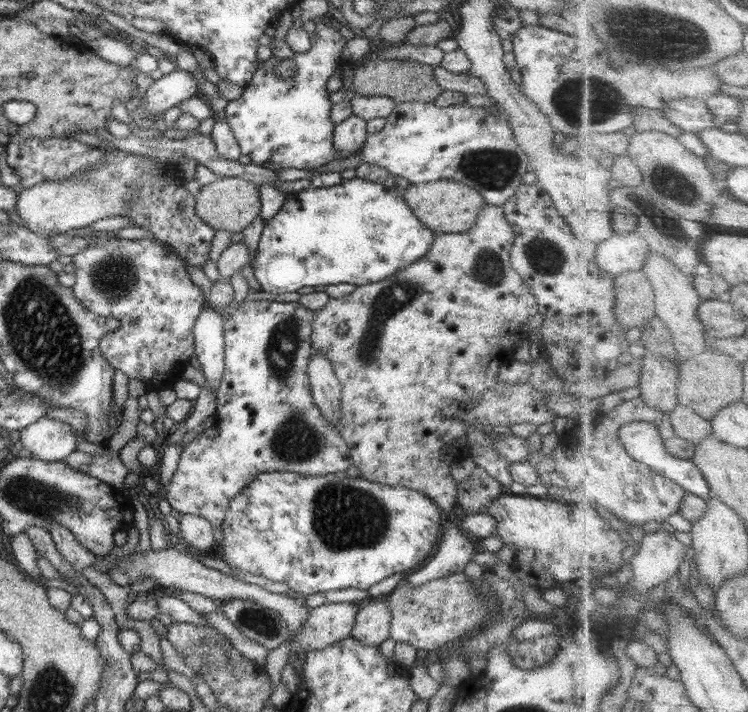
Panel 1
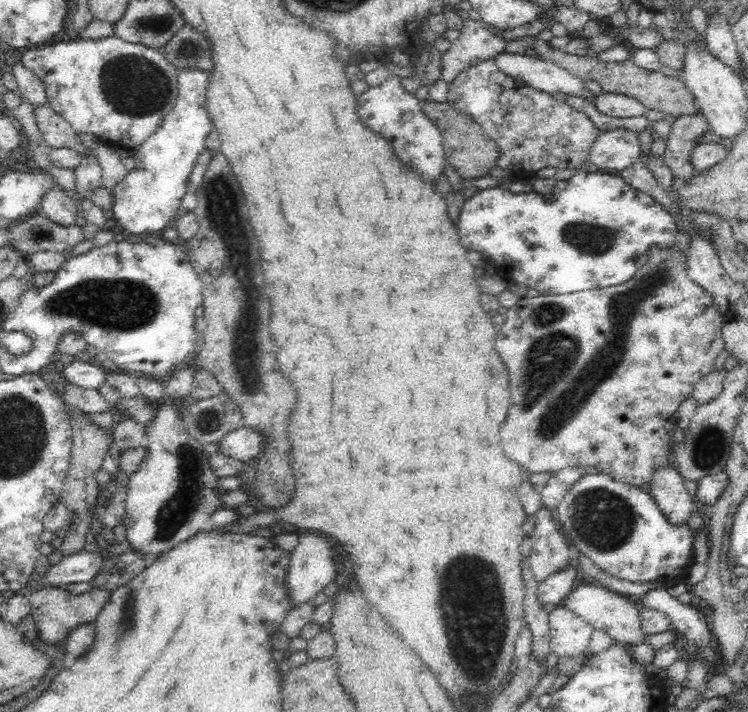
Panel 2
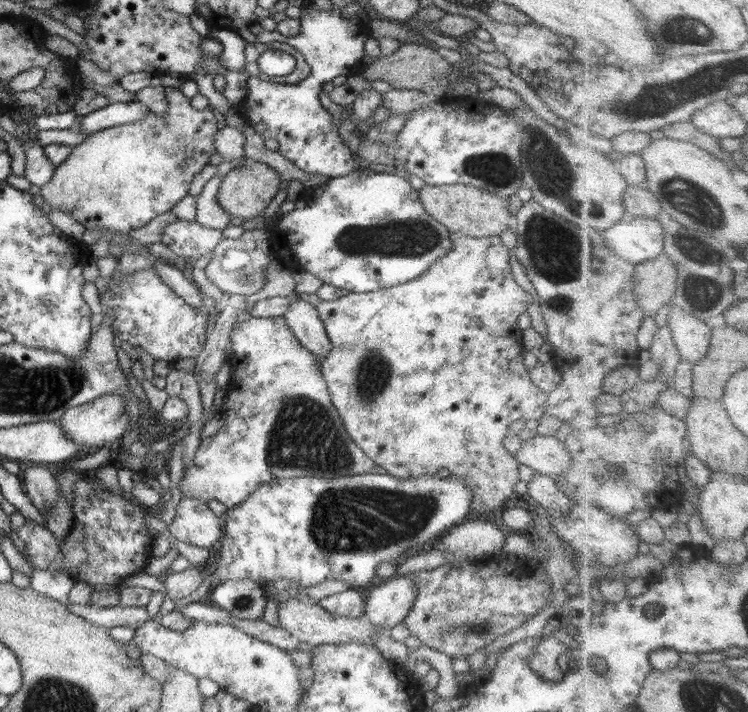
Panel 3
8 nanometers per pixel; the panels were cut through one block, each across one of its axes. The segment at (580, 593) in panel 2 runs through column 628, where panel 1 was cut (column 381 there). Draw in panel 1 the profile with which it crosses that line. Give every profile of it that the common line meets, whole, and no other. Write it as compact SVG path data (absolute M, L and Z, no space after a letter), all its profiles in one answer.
M386 598L374 599L367 606L358 609L351 636L366 646L380 647L390 636L390 621Z

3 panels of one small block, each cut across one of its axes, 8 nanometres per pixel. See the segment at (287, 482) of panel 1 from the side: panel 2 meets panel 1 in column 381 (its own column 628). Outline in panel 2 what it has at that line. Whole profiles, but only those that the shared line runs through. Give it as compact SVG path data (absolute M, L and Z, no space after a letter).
M588 473L581 476L554 509L554 515L563 534L568 540L572 540L574 554L588 556L598 568L602 568L614 578L638 584L676 580L678 589L681 589L684 578L694 564L695 537L692 527L689 524L670 523L650 493L644 492L640 487L618 482L606 474Z

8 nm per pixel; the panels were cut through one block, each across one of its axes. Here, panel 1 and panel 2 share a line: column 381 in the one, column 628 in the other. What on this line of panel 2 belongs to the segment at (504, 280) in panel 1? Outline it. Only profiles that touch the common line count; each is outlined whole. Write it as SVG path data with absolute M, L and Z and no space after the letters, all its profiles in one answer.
M676 246L669 247L668 249L662 249L659 247L654 247L649 251L649 260L646 265L638 270L638 273L628 282L620 286L610 286L604 289L593 289L581 292L576 292L573 294L541 294L540 296L534 296L534 298L522 298L516 306L509 308L506 313L506 322L498 327L498 335L495 340L495 349L498 351L498 355L502 359L502 362L506 365L507 372L509 374L510 388L512 388L512 396L510 396L510 412L508 412L506 422L502 424L502 432L500 432L500 438L502 438L502 448L506 452L506 456L514 462L518 462L522 468L528 470L531 473L545 472L545 473L556 473L559 470L576 467L580 465L592 466L592 468L598 468L602 470L602 474L612 476L612 479L618 482L624 482L629 485L634 485L639 487L641 484L646 484L646 482L651 481L652 473L661 466L667 465L670 460L672 460L671 446L672 446L672 433L666 430L666 425L676 423L678 421L677 412L682 406L682 402L691 397L691 393L696 387L696 383L709 372L714 370L714 361L718 358L718 354L725 348L725 340L721 334L724 323L724 313L718 312L717 306L712 301L712 297L706 293L700 286L697 286L688 278L687 276L687 262L688 258L686 254L680 251Z

